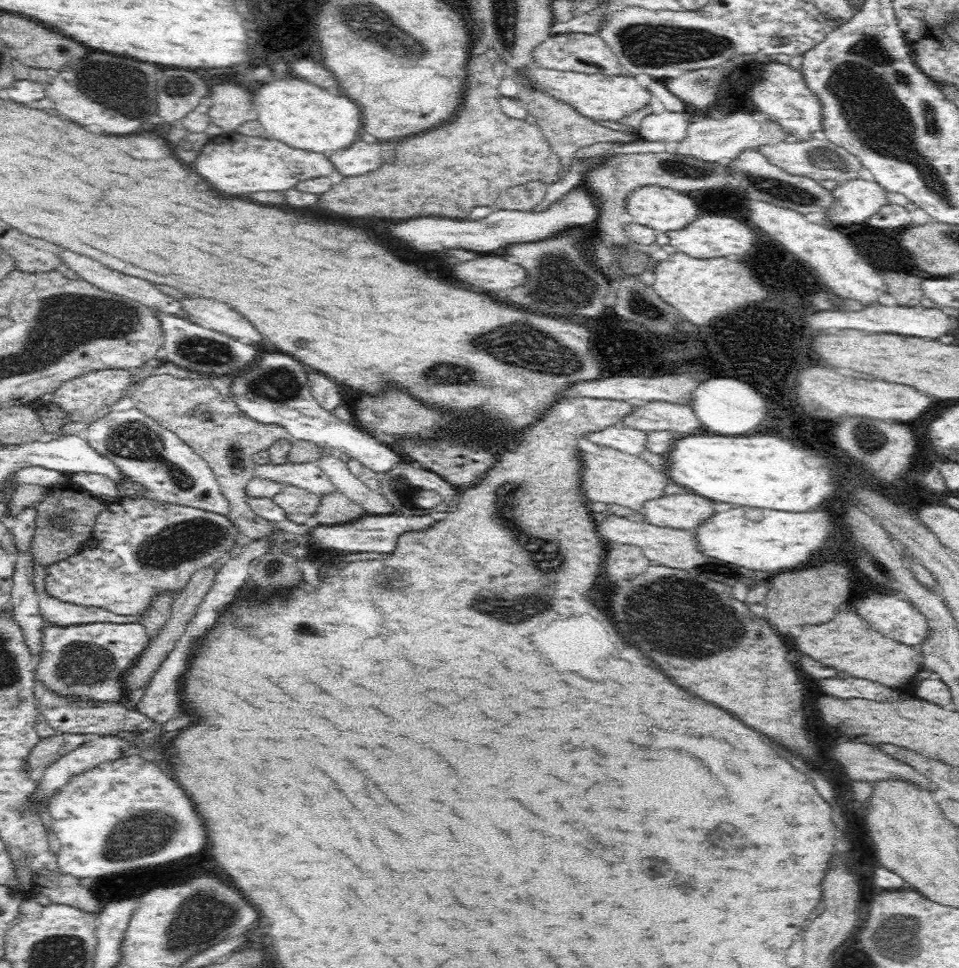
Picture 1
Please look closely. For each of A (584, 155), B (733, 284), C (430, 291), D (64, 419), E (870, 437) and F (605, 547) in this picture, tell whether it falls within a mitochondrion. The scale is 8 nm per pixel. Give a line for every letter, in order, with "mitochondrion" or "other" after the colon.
A: other
B: other
C: other
D: other
E: mitochondrion
F: other

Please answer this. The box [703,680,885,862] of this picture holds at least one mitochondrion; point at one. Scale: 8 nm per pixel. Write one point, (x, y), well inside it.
(724, 838)

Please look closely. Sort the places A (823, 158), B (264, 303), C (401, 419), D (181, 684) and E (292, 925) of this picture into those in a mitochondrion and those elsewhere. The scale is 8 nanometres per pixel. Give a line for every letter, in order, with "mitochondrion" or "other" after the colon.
A: mitochondrion
B: other
C: mitochondrion
D: other
E: other

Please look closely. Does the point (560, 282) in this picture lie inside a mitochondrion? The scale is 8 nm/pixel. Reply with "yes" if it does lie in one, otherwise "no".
yes

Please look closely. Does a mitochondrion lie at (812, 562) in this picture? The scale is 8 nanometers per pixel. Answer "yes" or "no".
no

